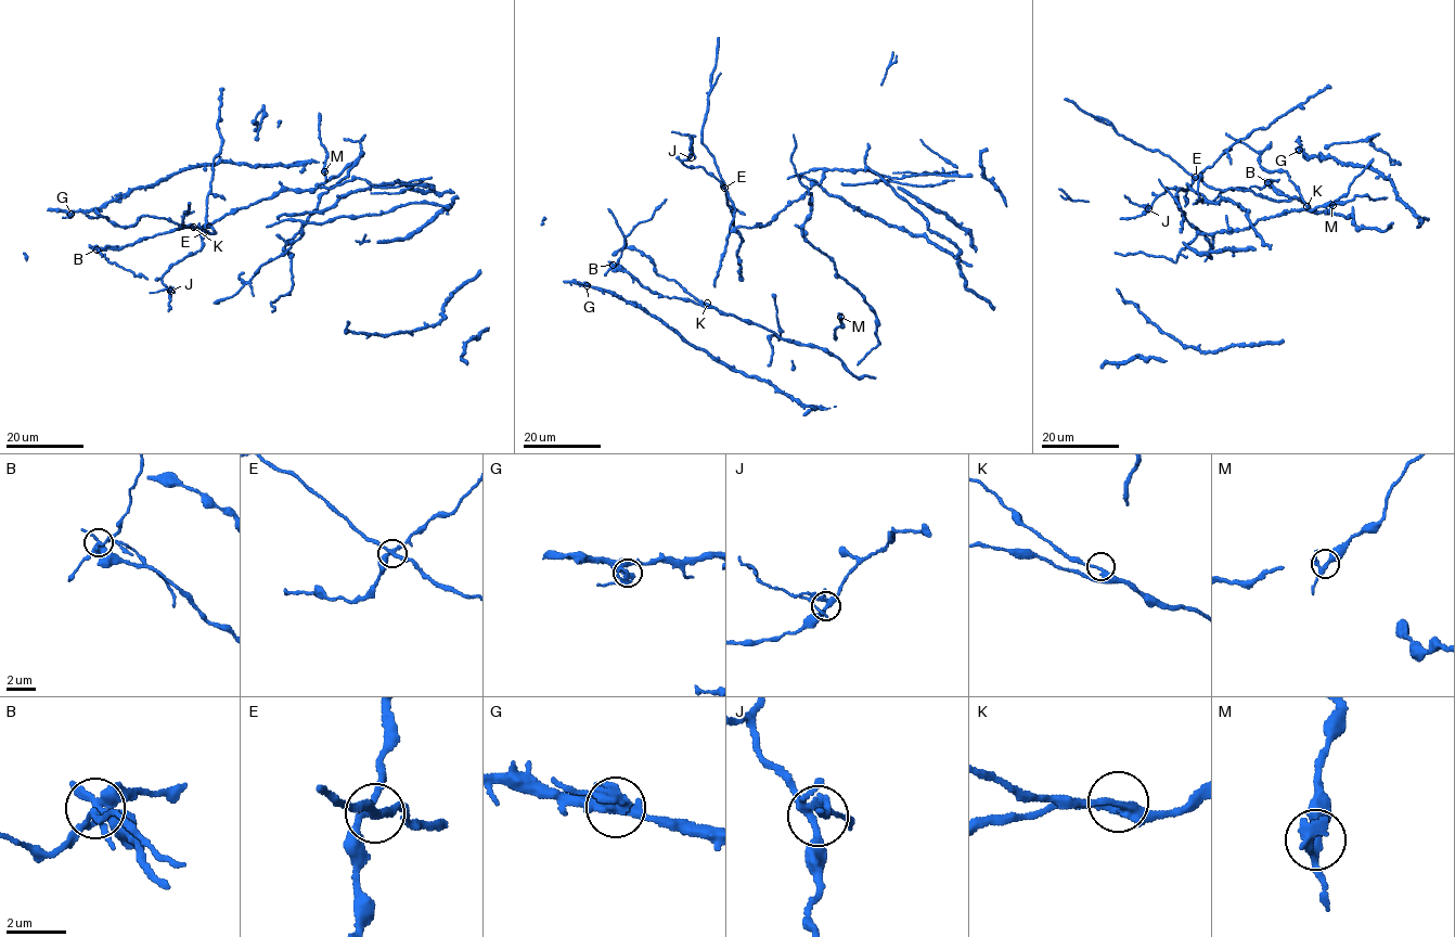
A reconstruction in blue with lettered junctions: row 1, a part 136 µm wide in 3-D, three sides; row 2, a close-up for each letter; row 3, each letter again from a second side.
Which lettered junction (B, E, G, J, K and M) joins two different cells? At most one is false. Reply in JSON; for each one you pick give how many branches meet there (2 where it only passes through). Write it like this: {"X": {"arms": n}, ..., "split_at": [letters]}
{"E": {"arms": 4}, "split_at": ["E"]}

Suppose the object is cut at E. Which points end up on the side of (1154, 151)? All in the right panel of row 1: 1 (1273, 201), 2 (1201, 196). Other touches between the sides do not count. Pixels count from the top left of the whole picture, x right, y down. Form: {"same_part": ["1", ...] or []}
{"same_part": ["1"]}

